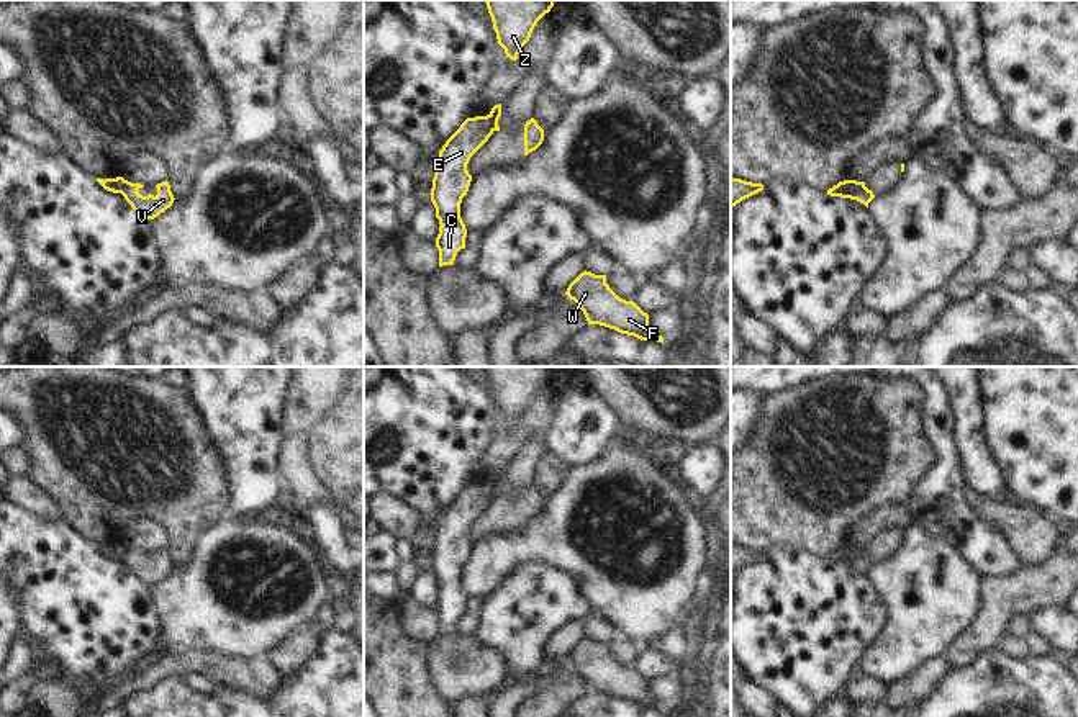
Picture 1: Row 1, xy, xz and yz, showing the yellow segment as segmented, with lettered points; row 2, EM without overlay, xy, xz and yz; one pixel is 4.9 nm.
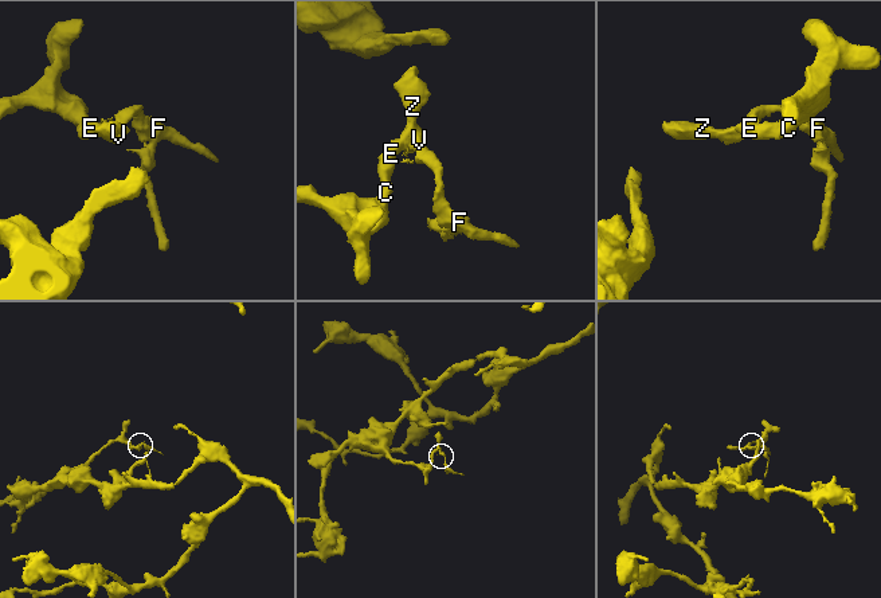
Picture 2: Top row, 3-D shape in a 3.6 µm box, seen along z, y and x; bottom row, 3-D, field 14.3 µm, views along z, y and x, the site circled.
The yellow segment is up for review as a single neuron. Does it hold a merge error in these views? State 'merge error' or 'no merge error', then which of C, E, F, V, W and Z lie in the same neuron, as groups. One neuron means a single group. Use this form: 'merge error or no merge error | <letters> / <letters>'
merge error | C E / F V W Z

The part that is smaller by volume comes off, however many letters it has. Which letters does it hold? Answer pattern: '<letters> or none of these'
F, V, W, Z

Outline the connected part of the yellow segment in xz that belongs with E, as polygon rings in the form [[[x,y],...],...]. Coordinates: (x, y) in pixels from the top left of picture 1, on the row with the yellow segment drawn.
[[[490,115],[467,118],[439,151],[431,188],[431,201],[441,224],[436,237],[439,267],[452,265],[457,252],[465,249],[467,229],[460,218],[460,203],[472,182],[467,164],[491,134]]]

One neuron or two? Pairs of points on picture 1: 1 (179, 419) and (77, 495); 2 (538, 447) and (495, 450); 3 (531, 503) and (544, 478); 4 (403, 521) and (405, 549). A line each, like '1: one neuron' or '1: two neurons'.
1: one neuron
2: two neurons
3: two neurons
4: two neurons

